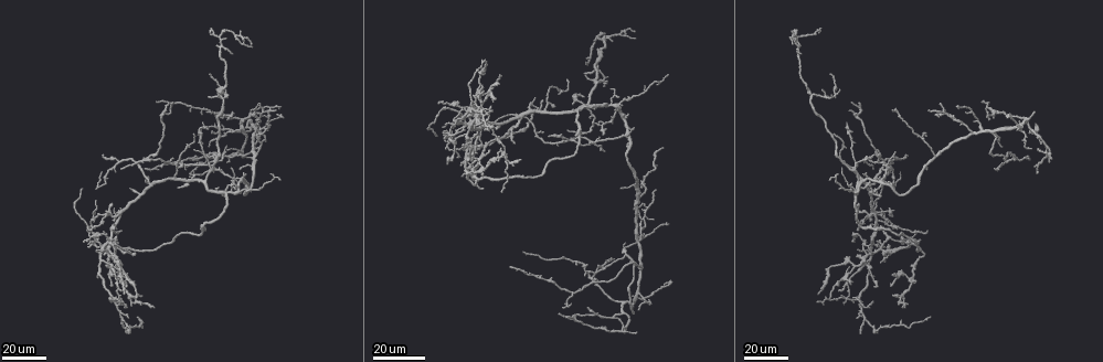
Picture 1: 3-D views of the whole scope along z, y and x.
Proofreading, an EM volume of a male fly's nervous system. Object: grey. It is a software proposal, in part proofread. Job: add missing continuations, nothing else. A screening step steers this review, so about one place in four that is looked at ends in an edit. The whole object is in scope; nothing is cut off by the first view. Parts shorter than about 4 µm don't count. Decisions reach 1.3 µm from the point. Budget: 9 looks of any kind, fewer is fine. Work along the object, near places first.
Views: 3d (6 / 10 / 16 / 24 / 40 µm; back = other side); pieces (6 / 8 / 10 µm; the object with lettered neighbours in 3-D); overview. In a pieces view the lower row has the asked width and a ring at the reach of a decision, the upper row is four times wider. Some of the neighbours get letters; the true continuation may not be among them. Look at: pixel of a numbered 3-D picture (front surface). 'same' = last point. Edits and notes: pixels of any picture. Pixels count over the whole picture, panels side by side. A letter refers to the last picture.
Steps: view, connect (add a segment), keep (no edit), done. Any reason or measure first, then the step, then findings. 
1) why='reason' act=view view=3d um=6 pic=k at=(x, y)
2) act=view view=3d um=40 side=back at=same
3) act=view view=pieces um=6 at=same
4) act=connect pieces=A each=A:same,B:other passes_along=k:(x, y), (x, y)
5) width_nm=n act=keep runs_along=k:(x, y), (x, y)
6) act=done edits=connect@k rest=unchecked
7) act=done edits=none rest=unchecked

why='end of a long branch' act=view view=3d um=24 pic=1 at=(146, 167)

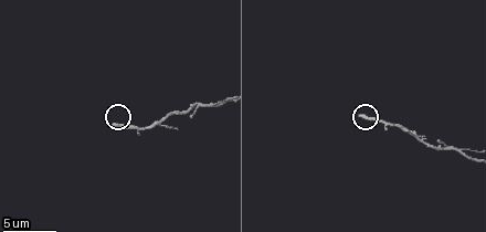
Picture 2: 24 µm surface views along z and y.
act=view view=pieces um=10 pic=2 at=(363, 114)

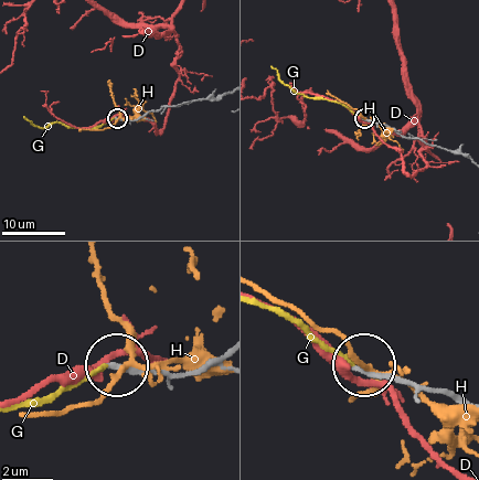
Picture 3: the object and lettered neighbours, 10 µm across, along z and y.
act=connect pieces=G each=D:other,G:same,H:other passes_along=3:(421, 387), (355, 371), (258, 305) found='it goes on there'

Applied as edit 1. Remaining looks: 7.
why='redraw' act=view view=overview

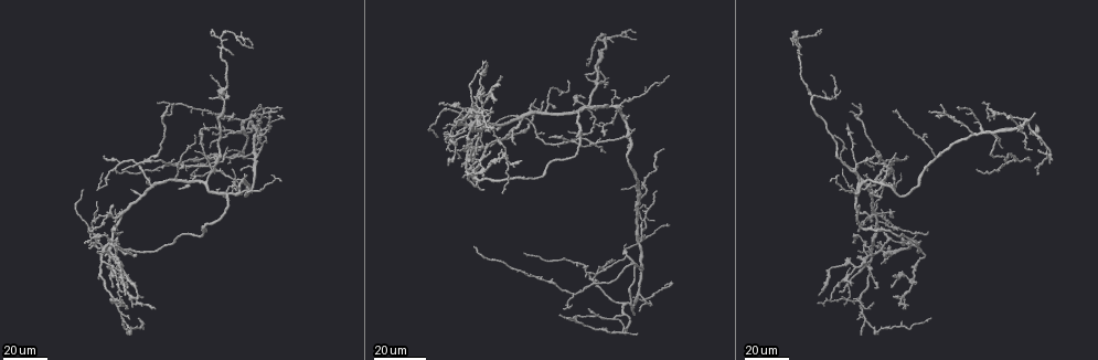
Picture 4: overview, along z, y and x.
why='tapers out' act=view view=3d um=24 pic=4 at=(1040, 145)

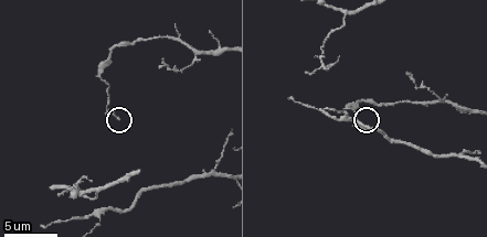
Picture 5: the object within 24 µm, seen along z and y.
act=view view=pieces um=8 pic=5 at=(116, 116)

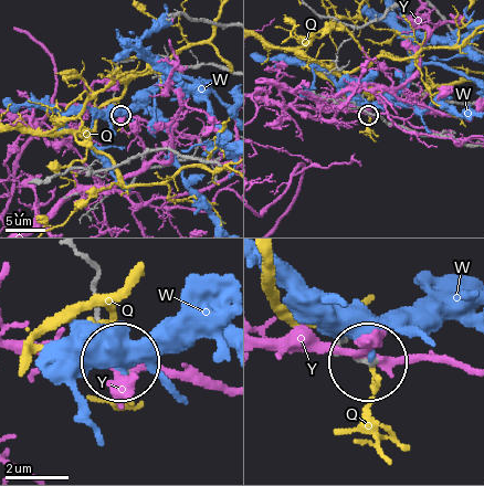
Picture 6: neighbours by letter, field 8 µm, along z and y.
act=keep each=Q:other,W:other,Y:other found='no lettered segment goes on from it'

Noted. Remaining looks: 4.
why='tapers out' act=view view=3d um=24 pic=4 at=(1030, 147)

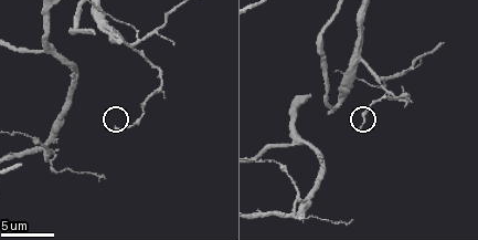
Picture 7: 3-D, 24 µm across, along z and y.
why='what lies round it' act=view view=pieces um=8 pic=7 at=(362, 124)

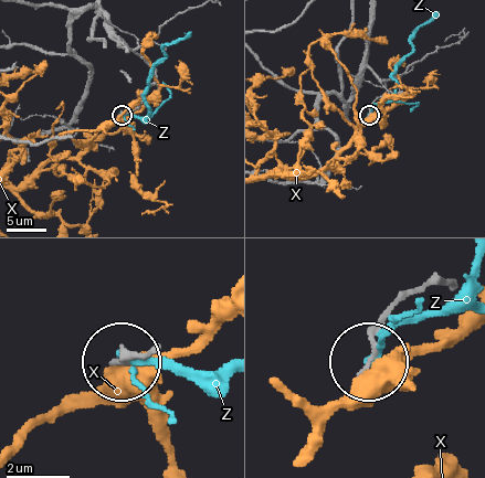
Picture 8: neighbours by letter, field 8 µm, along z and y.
act=keep each=X:other,Z:other runs_along=8:(451, 286), (430, 286), (398, 301), (369, 362) found='no lettered segment goes on from it'

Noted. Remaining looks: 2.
why='free end' act=view view=3d um=40 pic=4 at=(586, 75)

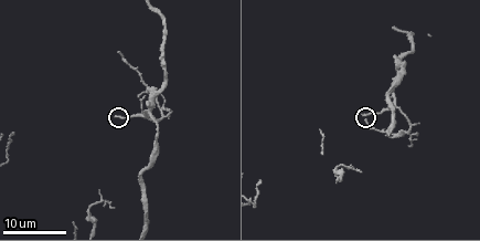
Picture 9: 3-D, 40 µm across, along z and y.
act=view view=pieces um=8 pic=9 at=(365, 114)

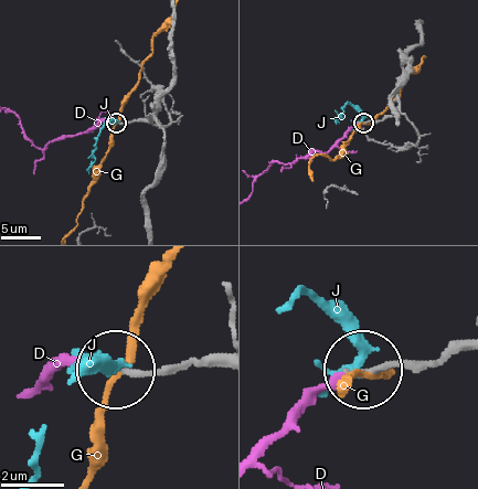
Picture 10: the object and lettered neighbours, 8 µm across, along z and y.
width_nm=210 act=connect pieces=D each=D:same,G:other,J:other passes_along=10:(428, 363), (337, 373), (257, 449) found='it goes on there'

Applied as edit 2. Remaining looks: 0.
act=done edits=connect@3,connect@10 rest=unchecked

